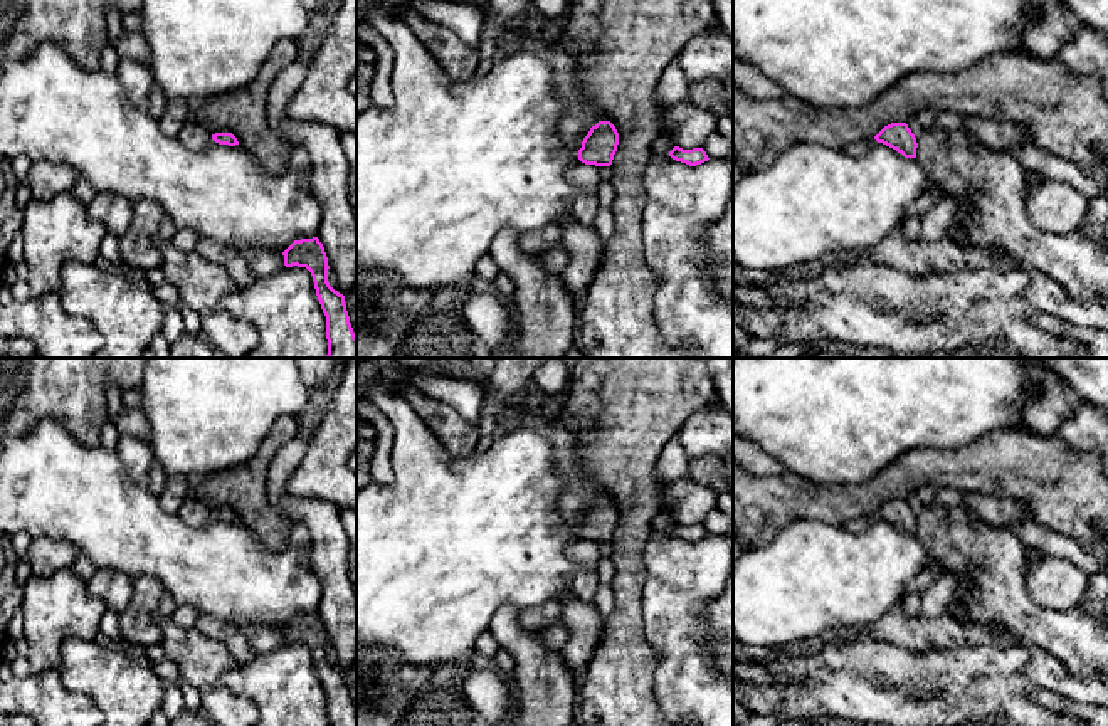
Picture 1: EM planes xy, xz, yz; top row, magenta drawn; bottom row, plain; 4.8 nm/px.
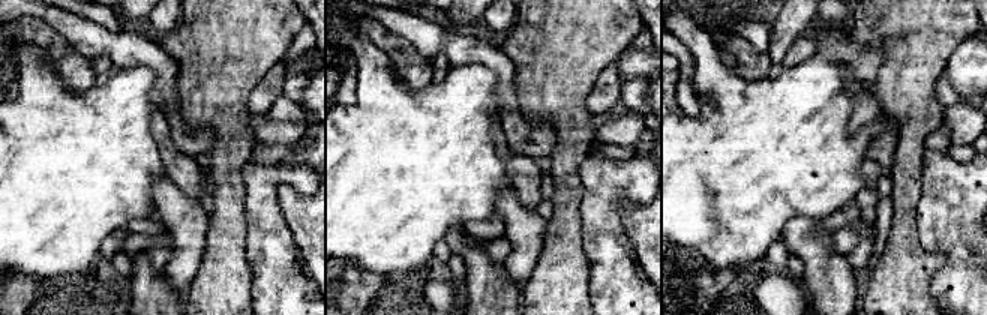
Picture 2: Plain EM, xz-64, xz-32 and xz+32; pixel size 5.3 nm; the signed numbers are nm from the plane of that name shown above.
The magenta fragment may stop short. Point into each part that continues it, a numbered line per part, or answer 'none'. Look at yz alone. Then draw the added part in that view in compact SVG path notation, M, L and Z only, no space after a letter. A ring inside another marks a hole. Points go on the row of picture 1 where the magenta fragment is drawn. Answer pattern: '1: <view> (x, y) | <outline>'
1: yz (861, 148) | M874 138L859 141L859 143L851 145L849 148L846 148L846 153L849 153L851 156L856 156L856 158L861 158L861 156L868 155L874 145L878 145L878 141Z

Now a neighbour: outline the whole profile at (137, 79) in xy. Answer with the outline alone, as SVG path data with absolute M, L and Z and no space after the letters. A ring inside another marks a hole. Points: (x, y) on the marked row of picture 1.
M121 59L116 76L128 99L140 109L146 109L148 96L153 87L153 74L150 66L129 59Z

